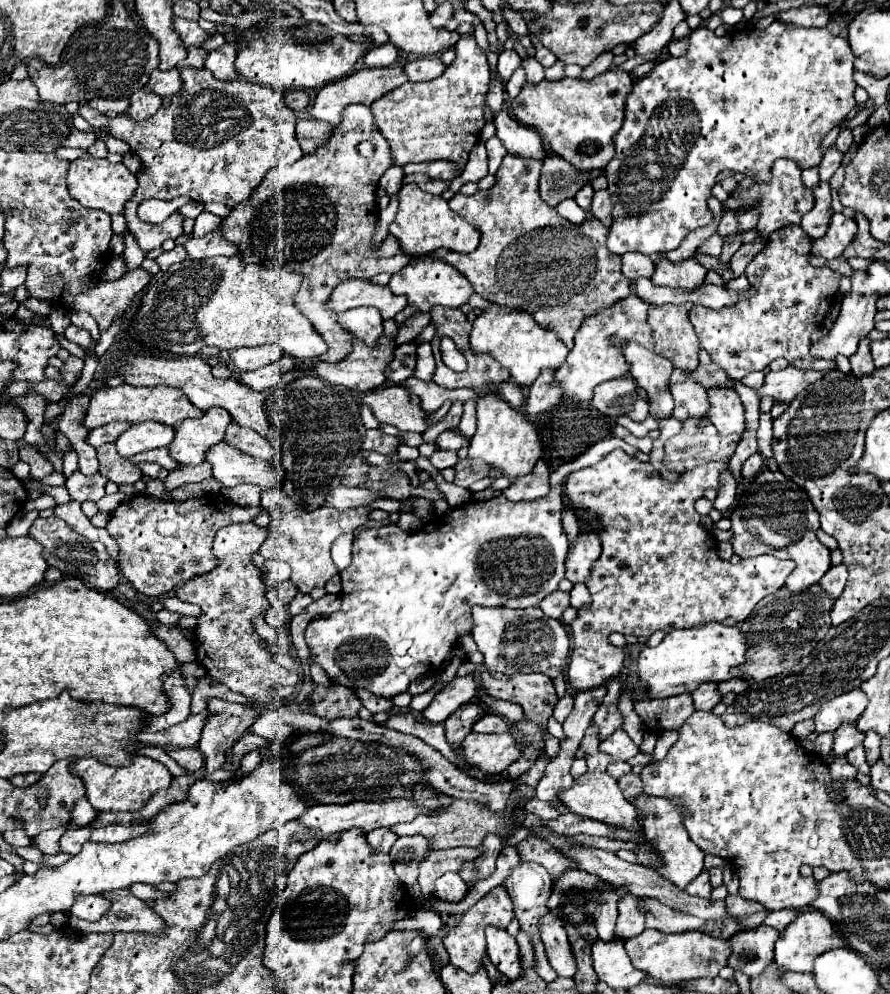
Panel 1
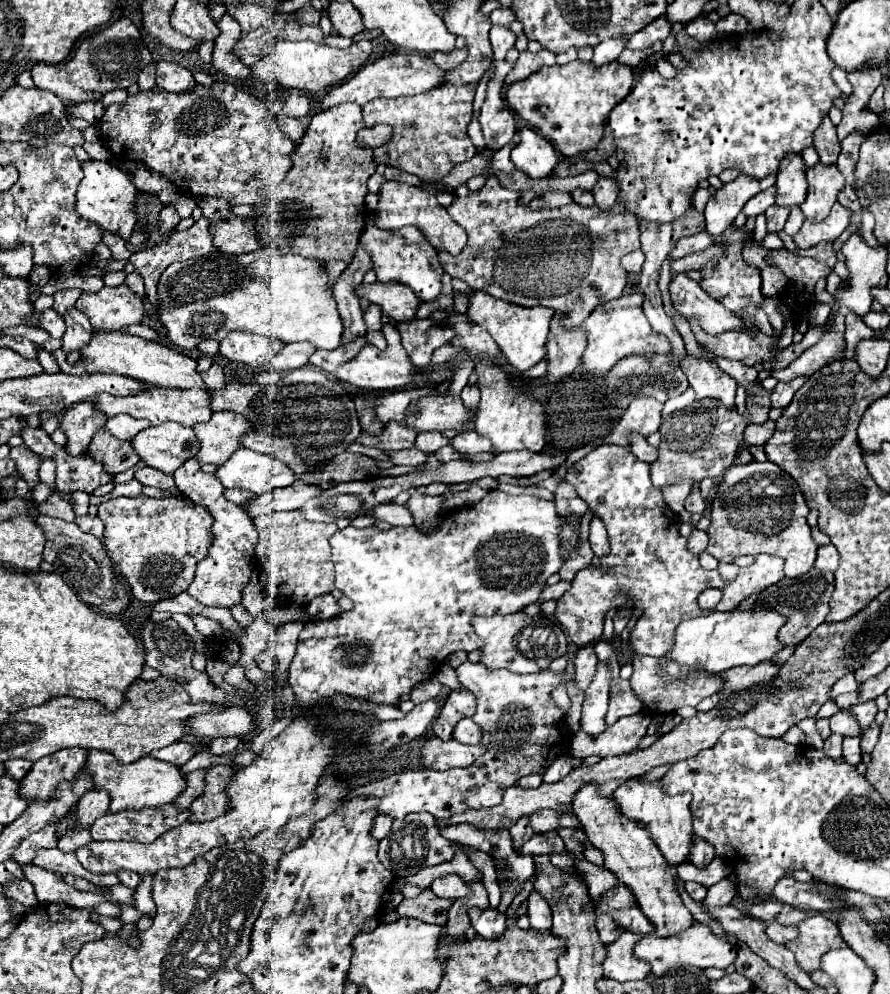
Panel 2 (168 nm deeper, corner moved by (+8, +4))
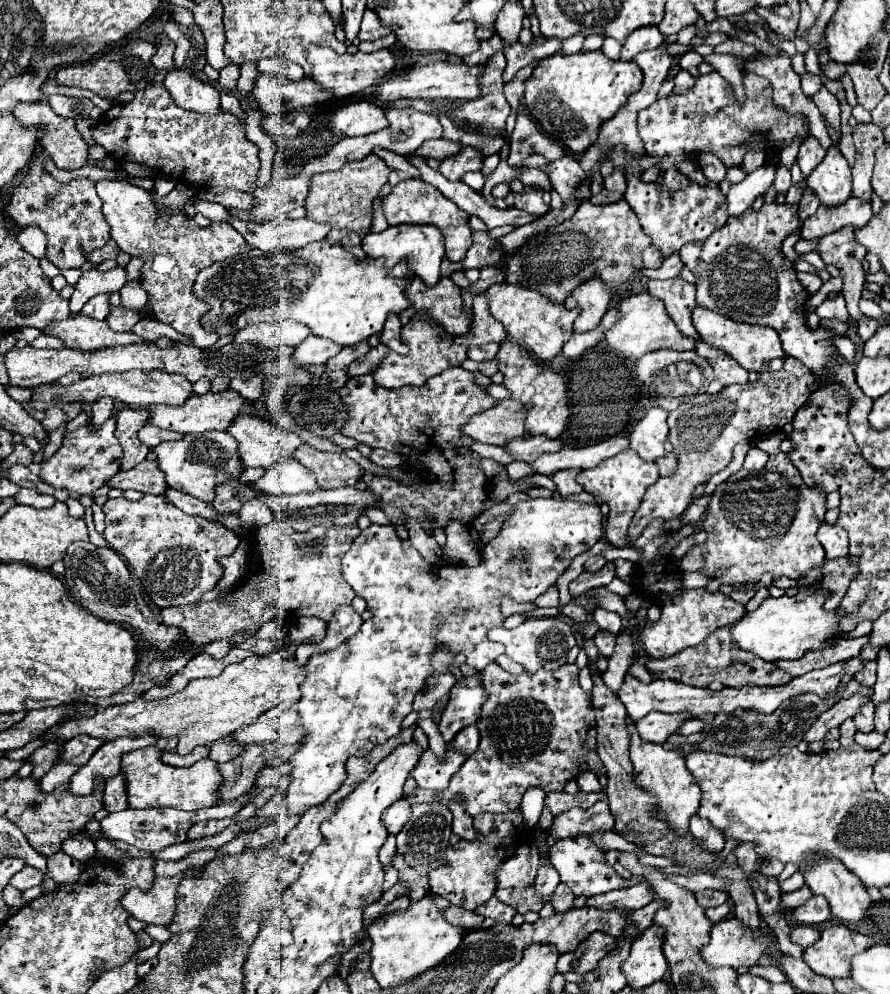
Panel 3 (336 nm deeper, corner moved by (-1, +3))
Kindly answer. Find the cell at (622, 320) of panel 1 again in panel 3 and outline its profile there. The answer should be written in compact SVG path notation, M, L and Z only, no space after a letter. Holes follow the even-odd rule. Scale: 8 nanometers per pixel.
M640 293L640 295L632 295L628 299L624 299L618 305L620 311L620 319L604 333L604 341L610 349L614 349L616 353L624 355L624 359L636 361L642 355L650 353L650 351L658 351L658 349L672 349L672 351L690 351L694 349L694 339L684 337L674 321L668 317L664 303L656 297L652 297L650 293Z

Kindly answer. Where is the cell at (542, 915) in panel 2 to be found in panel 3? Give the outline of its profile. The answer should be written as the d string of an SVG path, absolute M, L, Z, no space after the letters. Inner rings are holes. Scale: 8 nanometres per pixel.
M540 865L538 875L536 875L536 889L542 895L544 903L548 903L552 899L552 893L558 887L558 883L560 883L560 877L558 877L556 869L552 865Z

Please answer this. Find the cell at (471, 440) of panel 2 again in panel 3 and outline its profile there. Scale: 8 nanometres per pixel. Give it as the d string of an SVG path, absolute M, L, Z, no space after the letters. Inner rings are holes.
M532 437L532 439L516 439L516 441L508 441L506 445L502 445L516 461L526 461L532 463L538 455L542 453L552 453L552 451L560 451L562 443L560 439L546 439L546 437Z

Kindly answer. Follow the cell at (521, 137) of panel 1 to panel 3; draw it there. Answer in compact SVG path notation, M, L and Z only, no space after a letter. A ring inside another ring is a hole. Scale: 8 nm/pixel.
M566 155L548 165L548 177L550 177L552 189L558 191L562 199L566 199L574 193L574 187L578 185L578 181L582 181L584 171L580 169L574 155Z

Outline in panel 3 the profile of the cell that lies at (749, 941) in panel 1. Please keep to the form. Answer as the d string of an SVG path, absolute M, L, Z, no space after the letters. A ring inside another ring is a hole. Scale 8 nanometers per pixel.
M794 927L792 933L790 933L790 941L798 943L800 947L812 945L818 937L820 937L820 931L814 929L814 927Z

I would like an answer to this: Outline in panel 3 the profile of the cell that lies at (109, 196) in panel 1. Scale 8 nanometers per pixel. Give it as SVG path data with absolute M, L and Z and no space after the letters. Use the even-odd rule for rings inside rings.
M102 179L96 183L96 191L102 199L102 213L110 225L112 239L128 255L144 257L140 283L150 295L152 315L158 321L172 325L176 331L190 335L196 347L210 347L216 343L218 335L200 325L200 317L208 311L208 305L190 297L190 289L196 273L206 265L250 251L246 239L232 225L220 221L212 221L208 227L198 227L178 211L172 215L158 215L150 193L124 179Z

